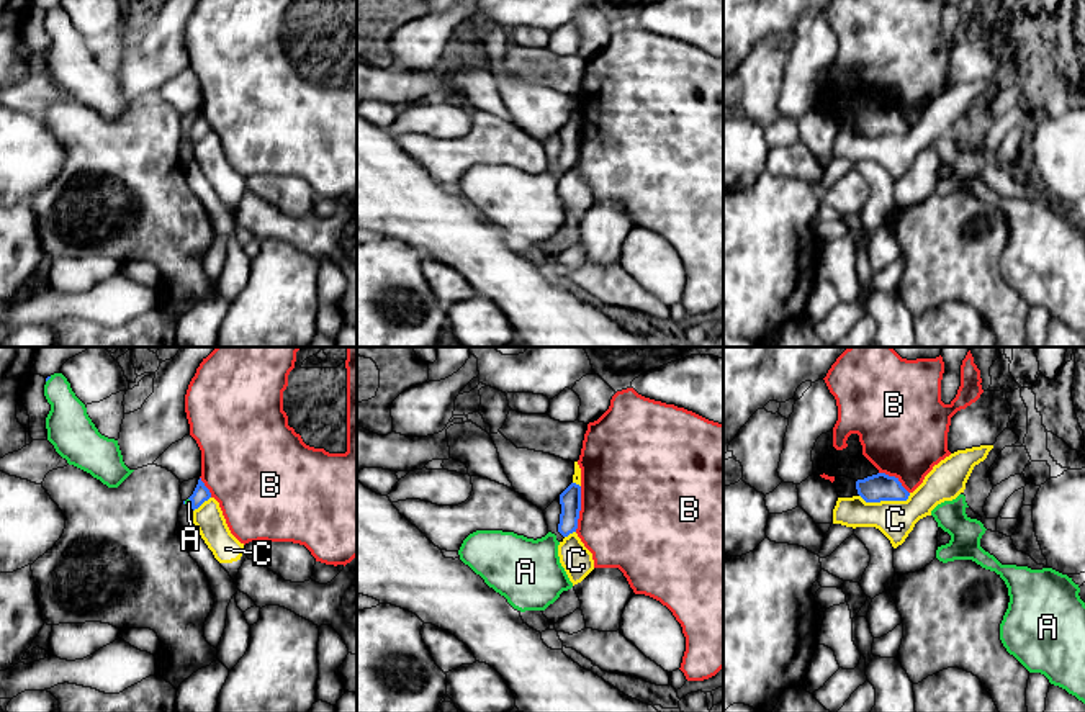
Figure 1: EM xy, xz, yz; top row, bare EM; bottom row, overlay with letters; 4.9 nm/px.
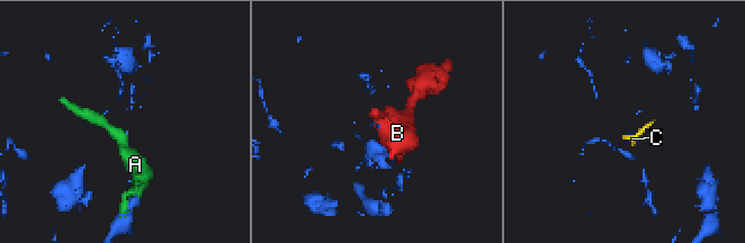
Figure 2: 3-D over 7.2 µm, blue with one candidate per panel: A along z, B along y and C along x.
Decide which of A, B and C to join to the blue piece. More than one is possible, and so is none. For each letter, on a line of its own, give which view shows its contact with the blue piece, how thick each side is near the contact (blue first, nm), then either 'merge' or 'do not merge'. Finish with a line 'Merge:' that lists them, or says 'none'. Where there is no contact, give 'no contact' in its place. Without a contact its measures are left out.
A: xy | 80/30 nm | merge
B: xz | 110/500 nm | do not merge
C: yz | 140/190 nm | do not merge
Merge: A

